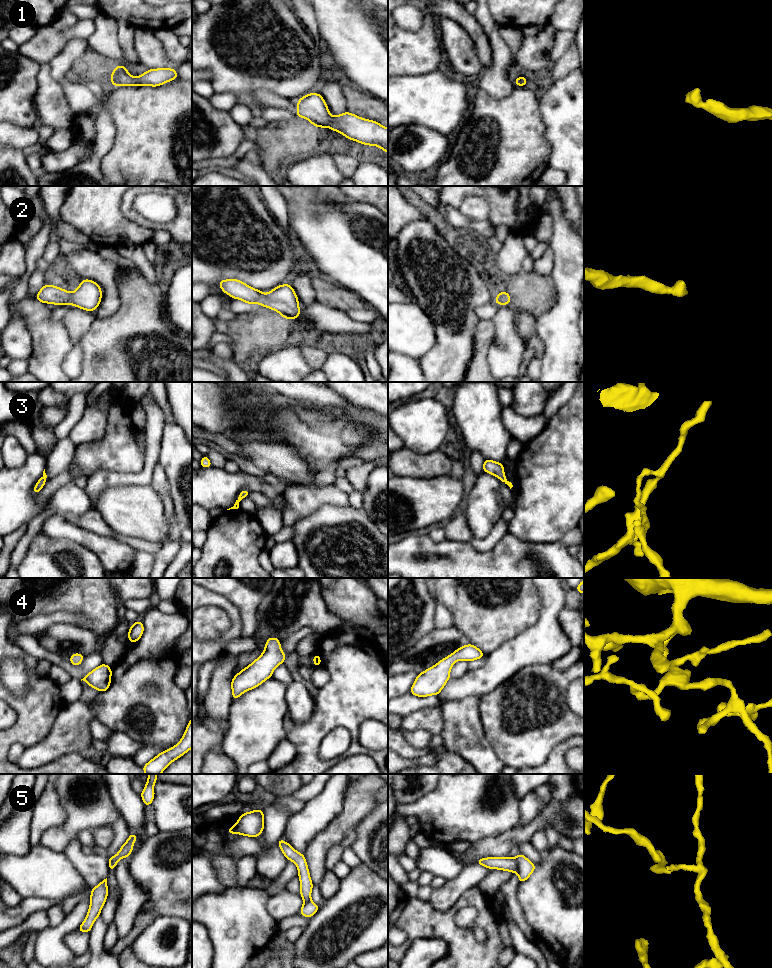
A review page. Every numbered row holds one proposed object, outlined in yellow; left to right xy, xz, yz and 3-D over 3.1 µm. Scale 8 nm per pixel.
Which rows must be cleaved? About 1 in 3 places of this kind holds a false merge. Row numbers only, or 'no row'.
5

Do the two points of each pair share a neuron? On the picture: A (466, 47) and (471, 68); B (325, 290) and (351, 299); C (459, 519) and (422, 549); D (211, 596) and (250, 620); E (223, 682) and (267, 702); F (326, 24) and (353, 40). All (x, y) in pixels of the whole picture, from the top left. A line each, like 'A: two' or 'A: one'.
A: one
B: one
C: two
D: two
E: two
F: one

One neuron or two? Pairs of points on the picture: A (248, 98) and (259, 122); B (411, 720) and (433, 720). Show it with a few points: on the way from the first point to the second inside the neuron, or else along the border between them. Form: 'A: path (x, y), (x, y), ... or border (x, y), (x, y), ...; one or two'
A: border (254, 115), (260, 117); two
B: path (416, 720), (428, 720); one

